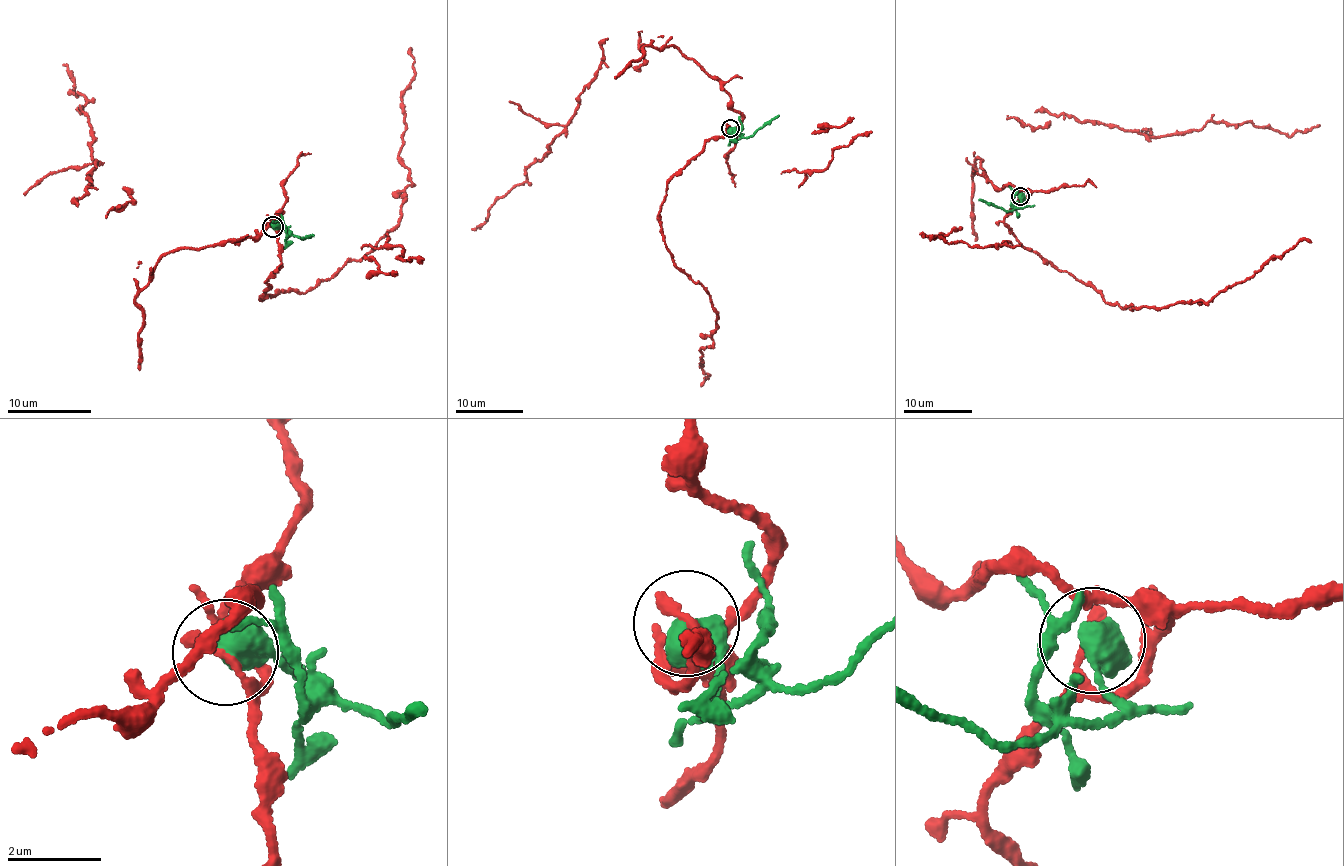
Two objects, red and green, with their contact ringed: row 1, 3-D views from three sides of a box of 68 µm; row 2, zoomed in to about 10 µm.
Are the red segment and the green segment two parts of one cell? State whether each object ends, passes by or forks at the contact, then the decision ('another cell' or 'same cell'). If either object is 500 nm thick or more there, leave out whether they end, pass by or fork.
another cell

